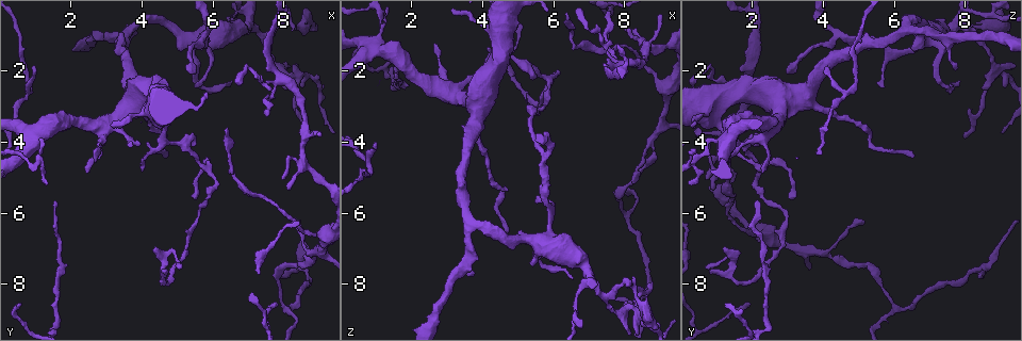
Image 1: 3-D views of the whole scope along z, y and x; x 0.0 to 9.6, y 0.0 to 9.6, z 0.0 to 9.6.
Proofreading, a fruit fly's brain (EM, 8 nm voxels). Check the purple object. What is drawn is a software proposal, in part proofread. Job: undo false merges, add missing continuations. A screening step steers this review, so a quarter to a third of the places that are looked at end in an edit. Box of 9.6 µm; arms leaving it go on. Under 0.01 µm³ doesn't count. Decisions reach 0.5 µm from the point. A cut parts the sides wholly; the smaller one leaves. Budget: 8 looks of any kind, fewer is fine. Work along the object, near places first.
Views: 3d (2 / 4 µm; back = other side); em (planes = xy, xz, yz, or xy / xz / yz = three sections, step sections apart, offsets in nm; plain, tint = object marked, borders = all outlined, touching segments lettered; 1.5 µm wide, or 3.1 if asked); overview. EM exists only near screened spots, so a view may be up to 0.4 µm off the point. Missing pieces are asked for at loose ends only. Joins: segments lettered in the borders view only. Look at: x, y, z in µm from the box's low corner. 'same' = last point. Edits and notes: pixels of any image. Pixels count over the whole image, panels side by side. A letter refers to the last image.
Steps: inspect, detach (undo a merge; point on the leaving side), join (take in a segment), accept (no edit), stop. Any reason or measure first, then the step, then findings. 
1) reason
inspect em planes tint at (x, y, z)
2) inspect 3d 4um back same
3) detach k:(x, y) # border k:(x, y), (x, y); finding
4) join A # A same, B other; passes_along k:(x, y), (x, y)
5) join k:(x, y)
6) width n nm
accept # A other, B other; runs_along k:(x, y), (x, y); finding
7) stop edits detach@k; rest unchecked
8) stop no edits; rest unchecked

three arms meet
inspect em planes tint at (5.80, 1.00, 4.40)

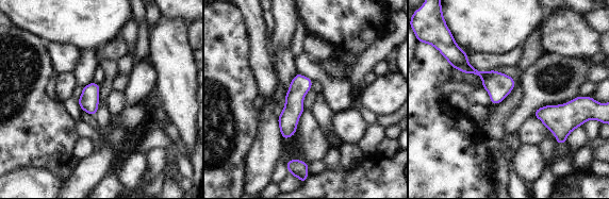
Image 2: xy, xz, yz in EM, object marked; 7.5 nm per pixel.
see the neighbours
inspect em planes borders same

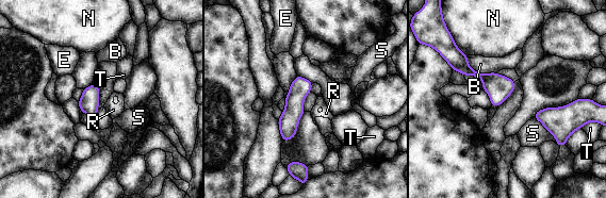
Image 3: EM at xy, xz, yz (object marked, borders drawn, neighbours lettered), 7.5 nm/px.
accept # B other, E other, N other, R other, S other, T other; all the same cell

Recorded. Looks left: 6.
arms part here
inspect em planes tint at (7.45, 0.95, 8.35)

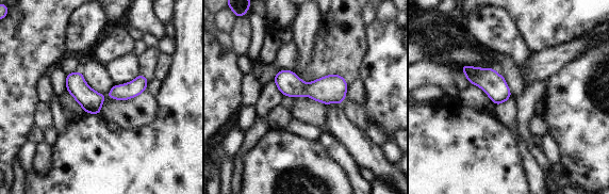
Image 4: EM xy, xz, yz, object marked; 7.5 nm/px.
inspect em planes borders same

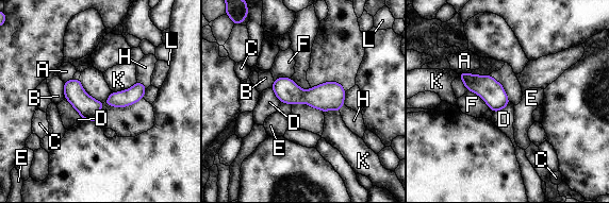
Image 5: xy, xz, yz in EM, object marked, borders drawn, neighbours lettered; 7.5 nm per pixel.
accept # A other, B other, C other, D other, E other, F other, H other, K other, L other; border 5:(136, 81), (126, 89), (112, 92); all the same cell

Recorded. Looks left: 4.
branch point
inspect em planes borders at (8.40, 7.55, 8.55)

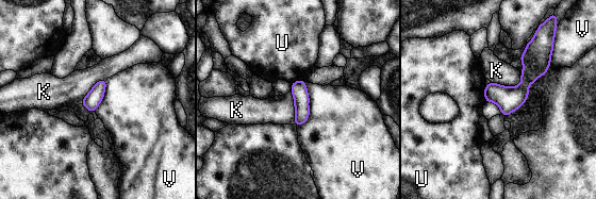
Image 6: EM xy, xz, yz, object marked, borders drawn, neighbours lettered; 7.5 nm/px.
width 120 nm; longest_contact V 360 nm
accept # K other, U other, V other; one cell here

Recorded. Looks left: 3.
stop no edits; rest unchecked

